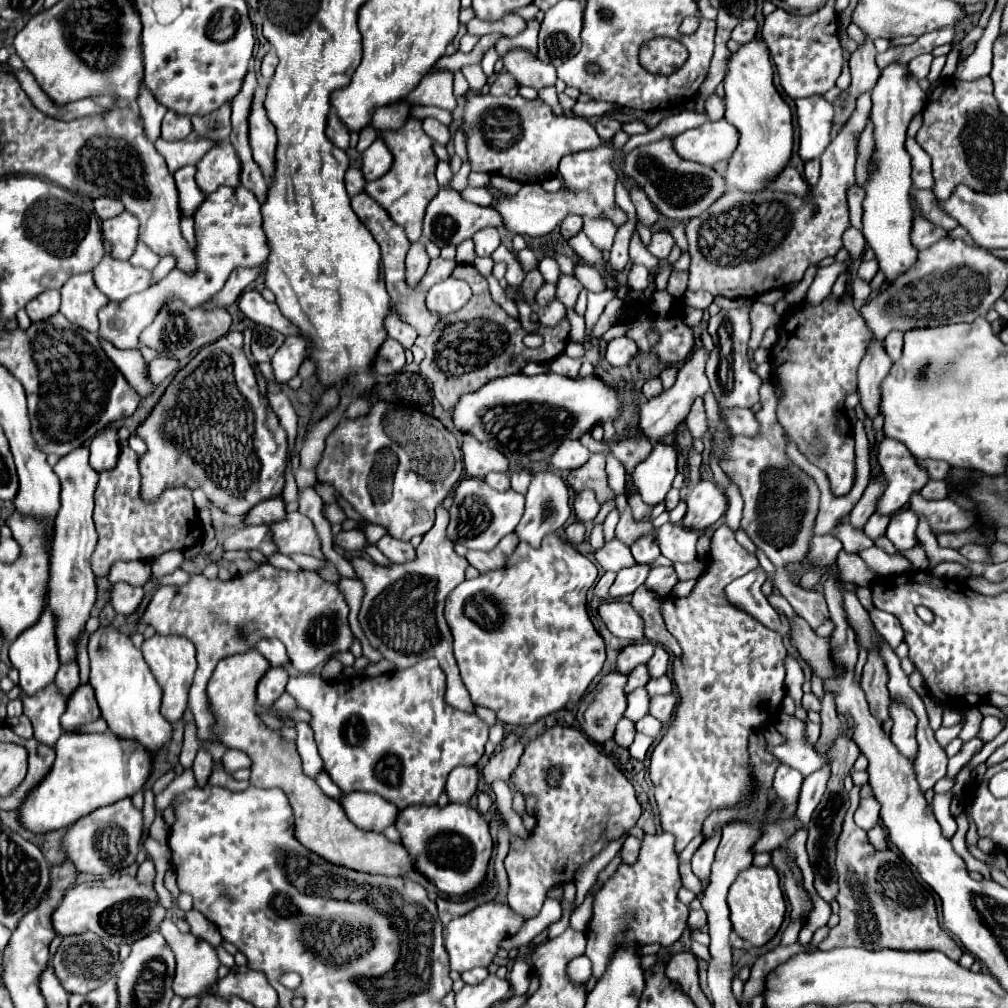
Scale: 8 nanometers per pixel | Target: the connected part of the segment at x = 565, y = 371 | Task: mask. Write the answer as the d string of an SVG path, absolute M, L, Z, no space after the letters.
M560 354L558 358L554 358L554 372L568 378L576 378L580 366L582 366L582 358L570 358L566 354Z

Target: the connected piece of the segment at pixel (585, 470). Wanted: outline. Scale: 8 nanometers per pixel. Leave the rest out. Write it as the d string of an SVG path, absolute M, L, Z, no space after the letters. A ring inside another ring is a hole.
M592 454L584 466L568 474L568 484L576 492L584 488L594 490L600 504L606 504L608 500L616 500L614 490L608 486L608 474L604 466L606 466L606 454Z

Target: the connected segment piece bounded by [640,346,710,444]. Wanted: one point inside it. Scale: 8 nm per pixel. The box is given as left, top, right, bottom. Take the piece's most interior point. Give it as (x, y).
(659, 416)

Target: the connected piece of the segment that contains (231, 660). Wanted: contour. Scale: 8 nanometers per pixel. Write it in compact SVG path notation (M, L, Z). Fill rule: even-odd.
M256 650L246 654L228 656L218 662L208 686L208 704L214 716L212 734L226 746L240 750L250 756L250 784L256 788L280 788L288 796L288 802L294 812L294 834L296 840L312 850L318 856L324 856L328 862L370 872L370 874L386 874L400 876L412 870L412 860L402 848L402 844L394 844L386 840L382 834L364 832L354 826L338 800L328 798L312 778L308 778L302 770L300 754L296 750L296 742L282 738L280 730L268 728L260 716L254 712L256 706L256 684L268 668L268 660L262 658Z

